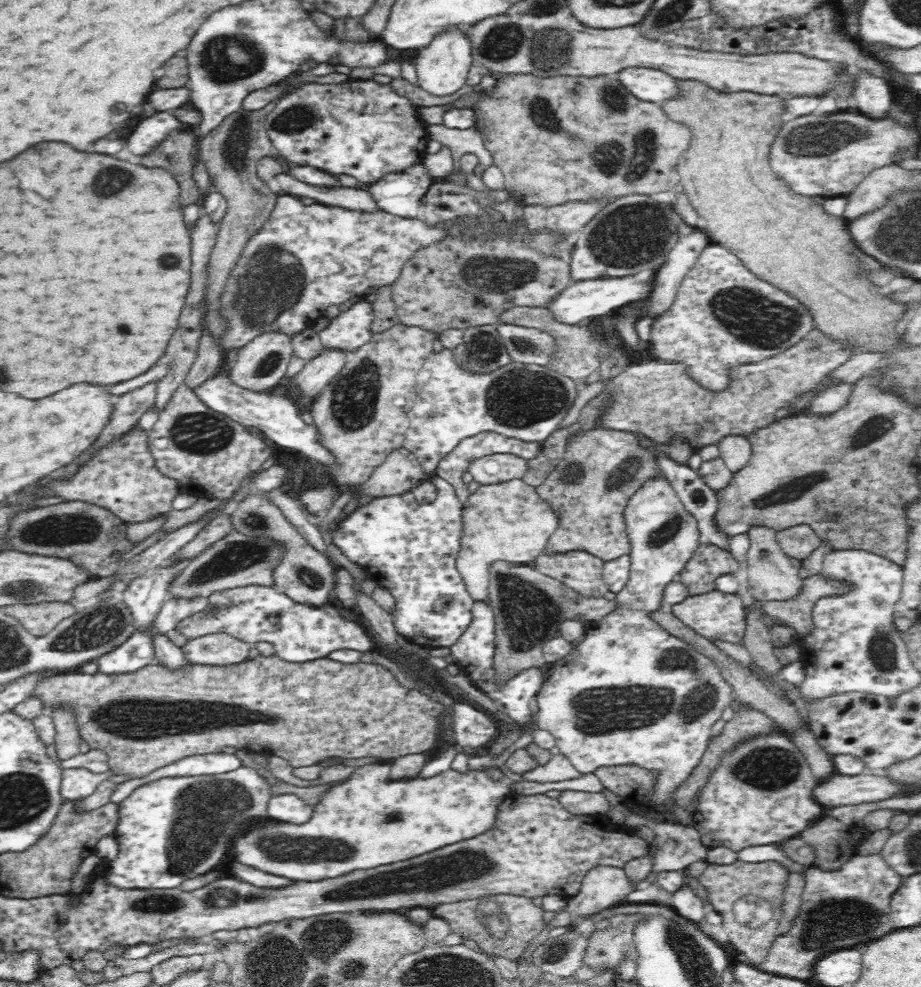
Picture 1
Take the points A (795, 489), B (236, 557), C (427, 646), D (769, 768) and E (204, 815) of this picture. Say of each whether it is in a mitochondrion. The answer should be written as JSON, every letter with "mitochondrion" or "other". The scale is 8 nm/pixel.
{"A":"mitochondrion","B":"mitochondrion","C":"other","D":"mitochondrion","E":"mitochondrion"}

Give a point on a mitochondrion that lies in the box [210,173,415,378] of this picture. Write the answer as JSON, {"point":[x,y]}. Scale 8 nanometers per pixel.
{"point":[271,281]}

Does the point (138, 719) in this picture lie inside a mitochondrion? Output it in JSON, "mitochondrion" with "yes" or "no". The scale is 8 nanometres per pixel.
{"mitochondrion":"yes"}

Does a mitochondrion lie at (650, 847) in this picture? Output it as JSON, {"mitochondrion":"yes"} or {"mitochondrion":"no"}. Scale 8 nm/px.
{"mitochondrion":"no"}

